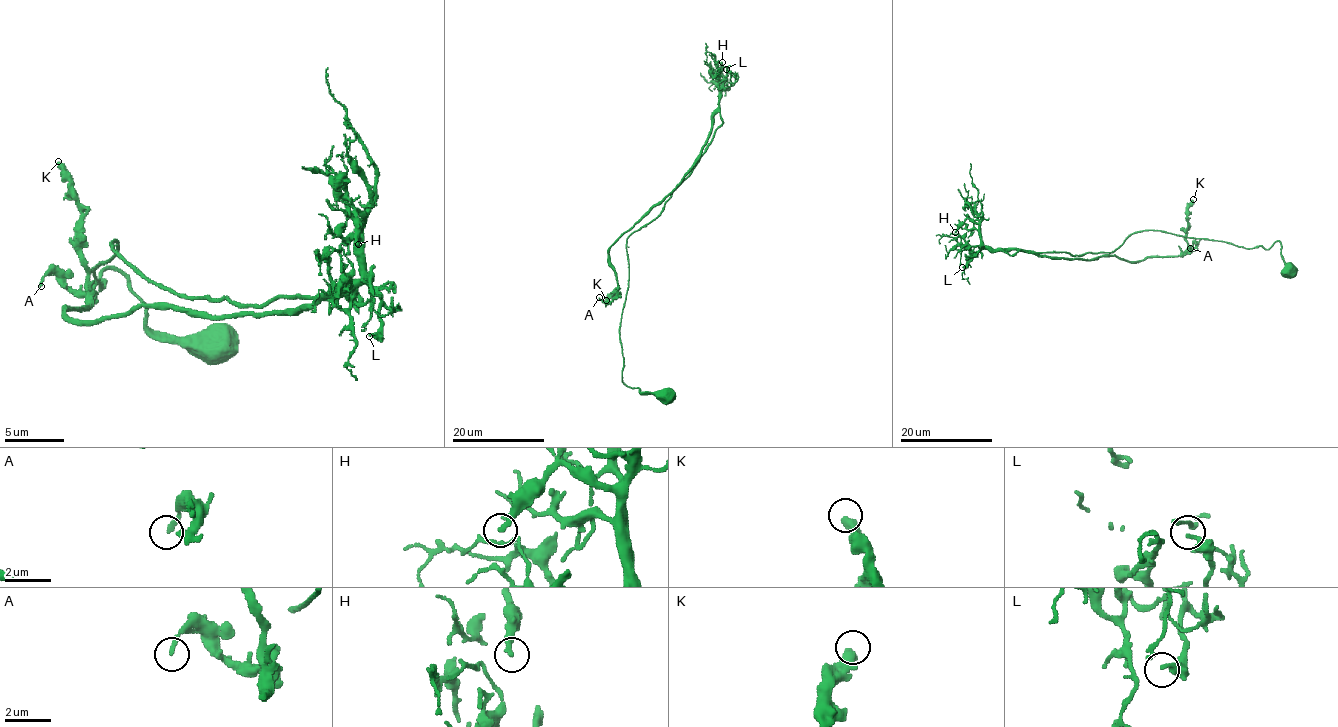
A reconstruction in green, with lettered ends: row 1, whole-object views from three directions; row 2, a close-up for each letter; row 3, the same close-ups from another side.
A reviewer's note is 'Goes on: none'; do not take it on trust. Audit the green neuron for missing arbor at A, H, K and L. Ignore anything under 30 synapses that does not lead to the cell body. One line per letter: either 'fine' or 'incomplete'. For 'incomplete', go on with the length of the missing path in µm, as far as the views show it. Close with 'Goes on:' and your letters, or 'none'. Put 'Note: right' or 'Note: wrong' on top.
Note: right
A: fine
H: fine
K: fine
L: fine
Goes on: none

